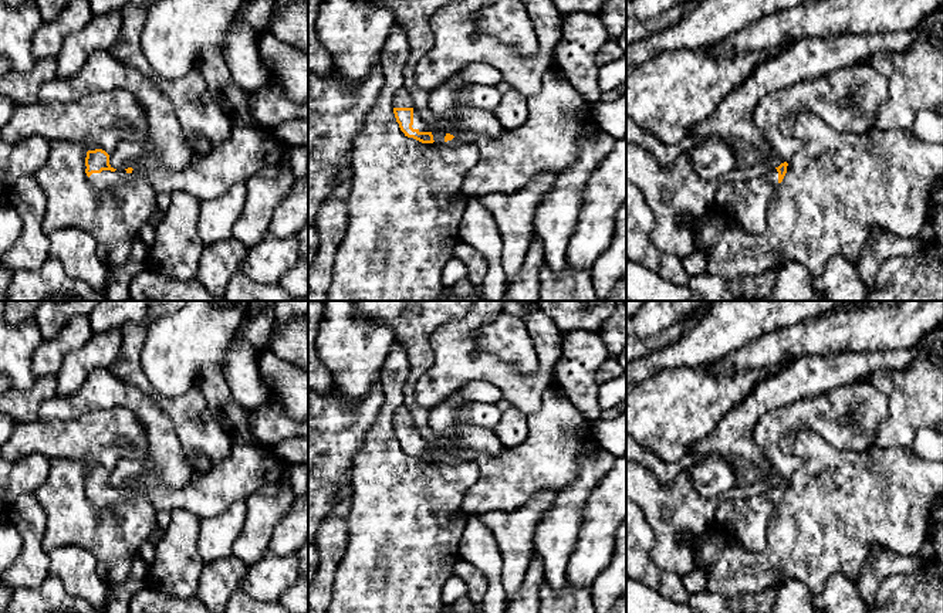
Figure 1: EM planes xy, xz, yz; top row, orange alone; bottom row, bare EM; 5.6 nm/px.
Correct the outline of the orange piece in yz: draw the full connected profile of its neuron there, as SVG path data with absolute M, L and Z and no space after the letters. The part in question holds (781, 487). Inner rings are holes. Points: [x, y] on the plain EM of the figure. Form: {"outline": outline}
{"outline": "M784 480L751 497L723 499L717 507L714 522L731 532L747 549L761 551L765 545L767 522L783 499L787 484Z"}

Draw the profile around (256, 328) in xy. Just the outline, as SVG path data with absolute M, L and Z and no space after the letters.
M264 306L241 319L239 332L257 352L263 352L270 348L273 324L274 308Z

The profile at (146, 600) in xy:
M143 586L129 600L131 613L212 613L196 597L178 599Z

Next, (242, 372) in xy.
M237 332L229 346L224 362L227 385L234 399L247 412L256 412L270 397L270 390L258 370L258 353Z

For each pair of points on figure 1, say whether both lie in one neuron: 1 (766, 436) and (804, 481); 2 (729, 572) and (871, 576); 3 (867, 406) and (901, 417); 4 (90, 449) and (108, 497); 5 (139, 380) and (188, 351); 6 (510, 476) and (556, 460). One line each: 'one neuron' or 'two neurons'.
1: two neurons
2: two neurons
3: two neurons
4: one neuron
5: two neurons
6: one neuron

